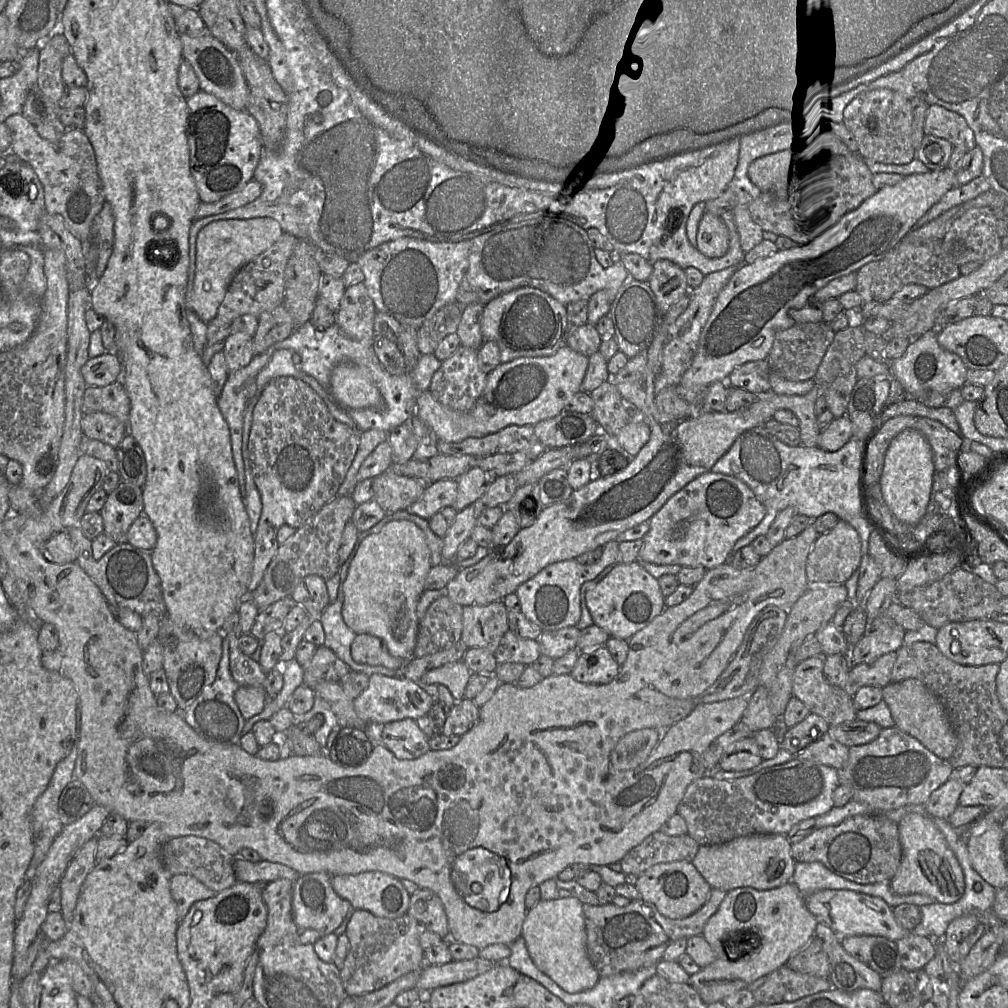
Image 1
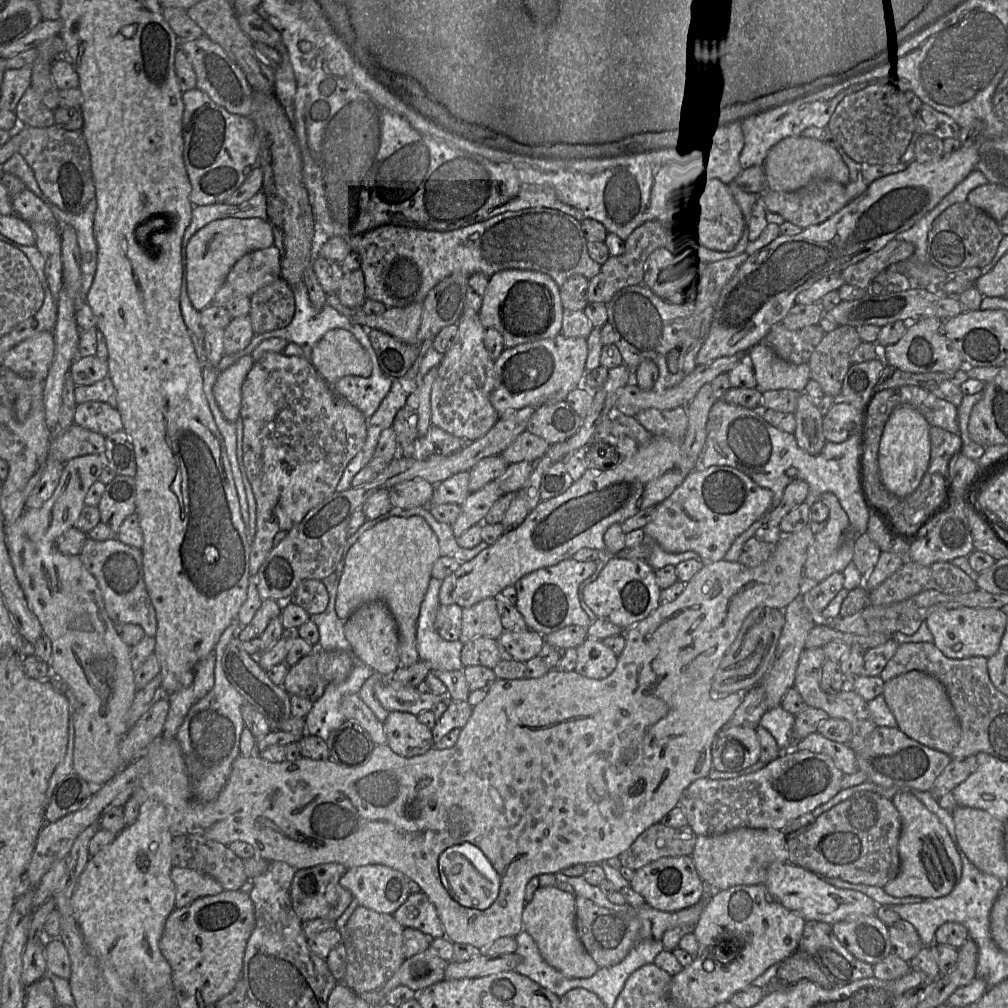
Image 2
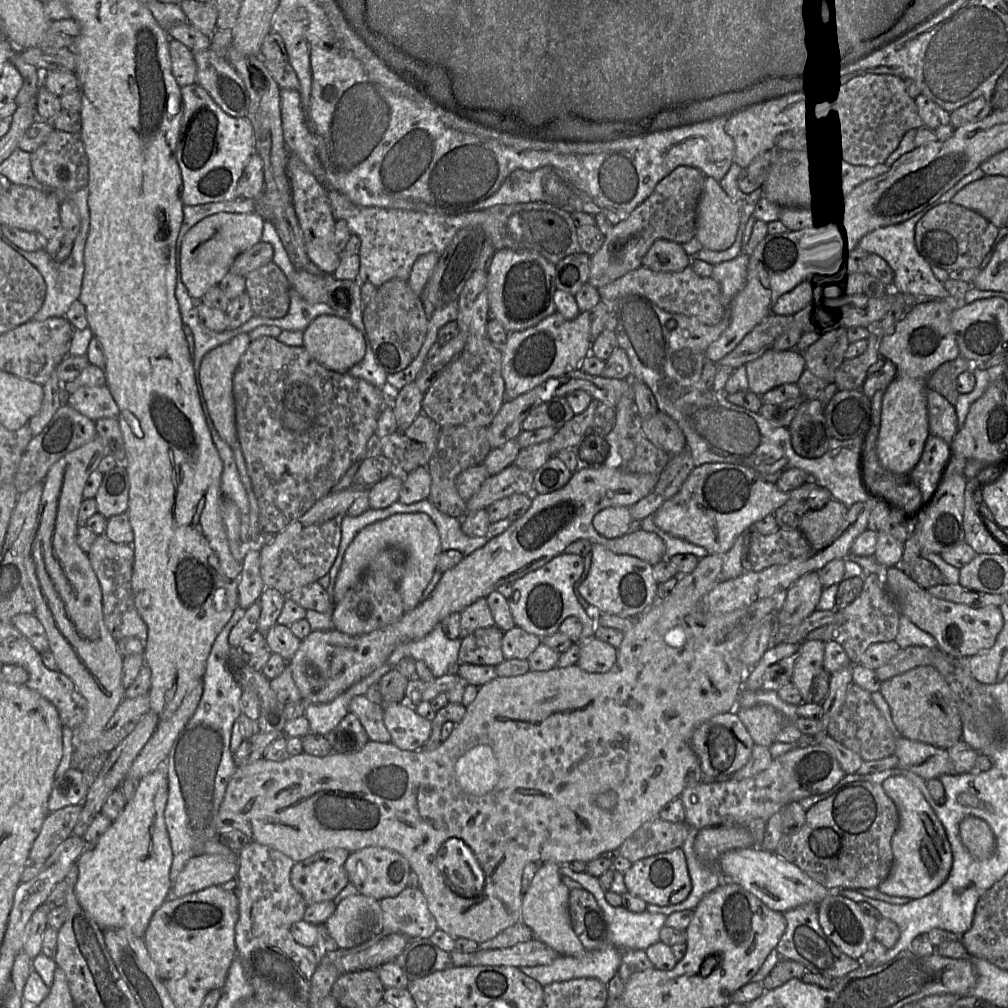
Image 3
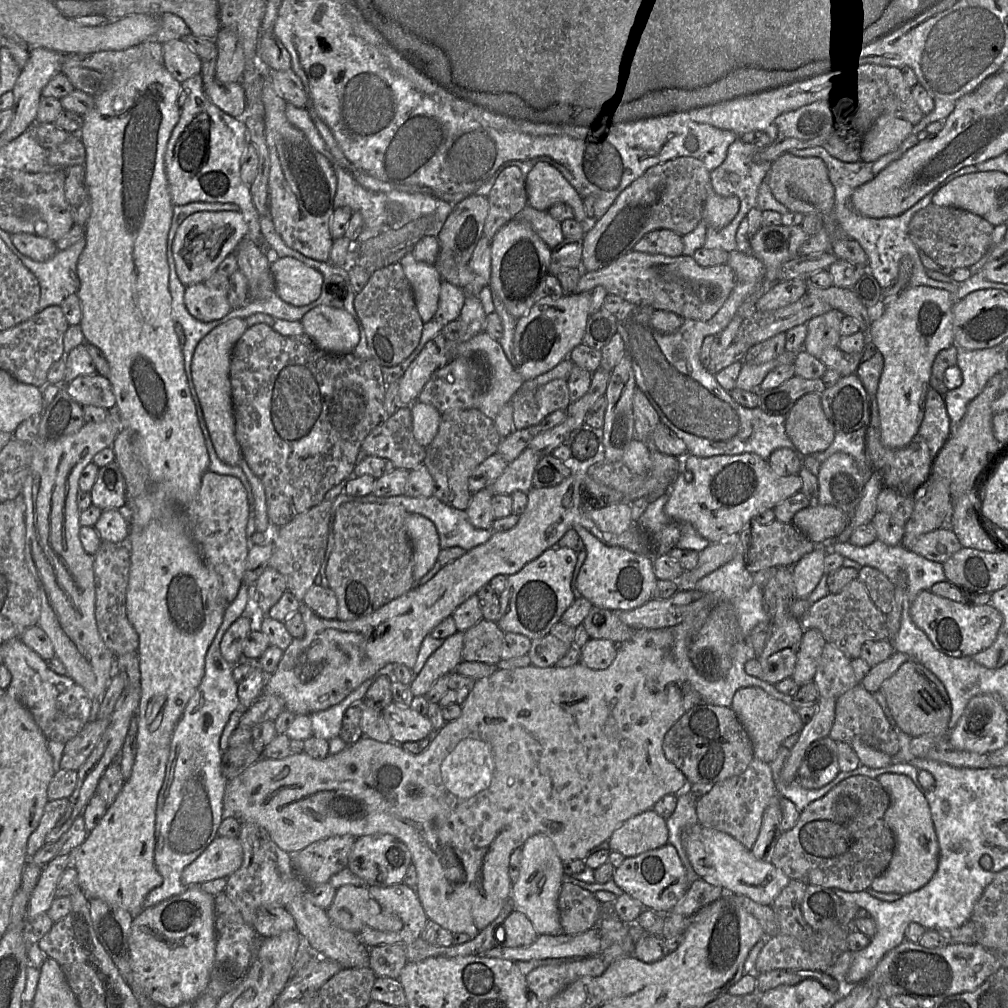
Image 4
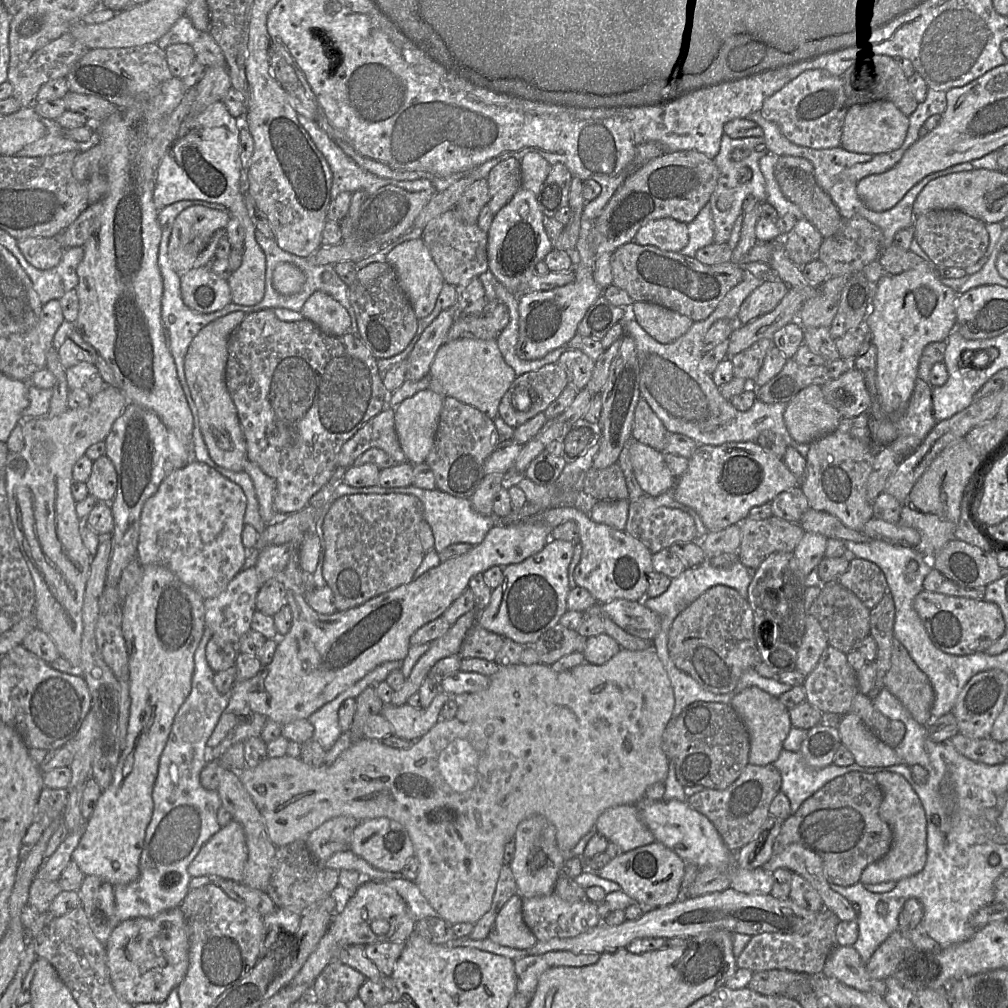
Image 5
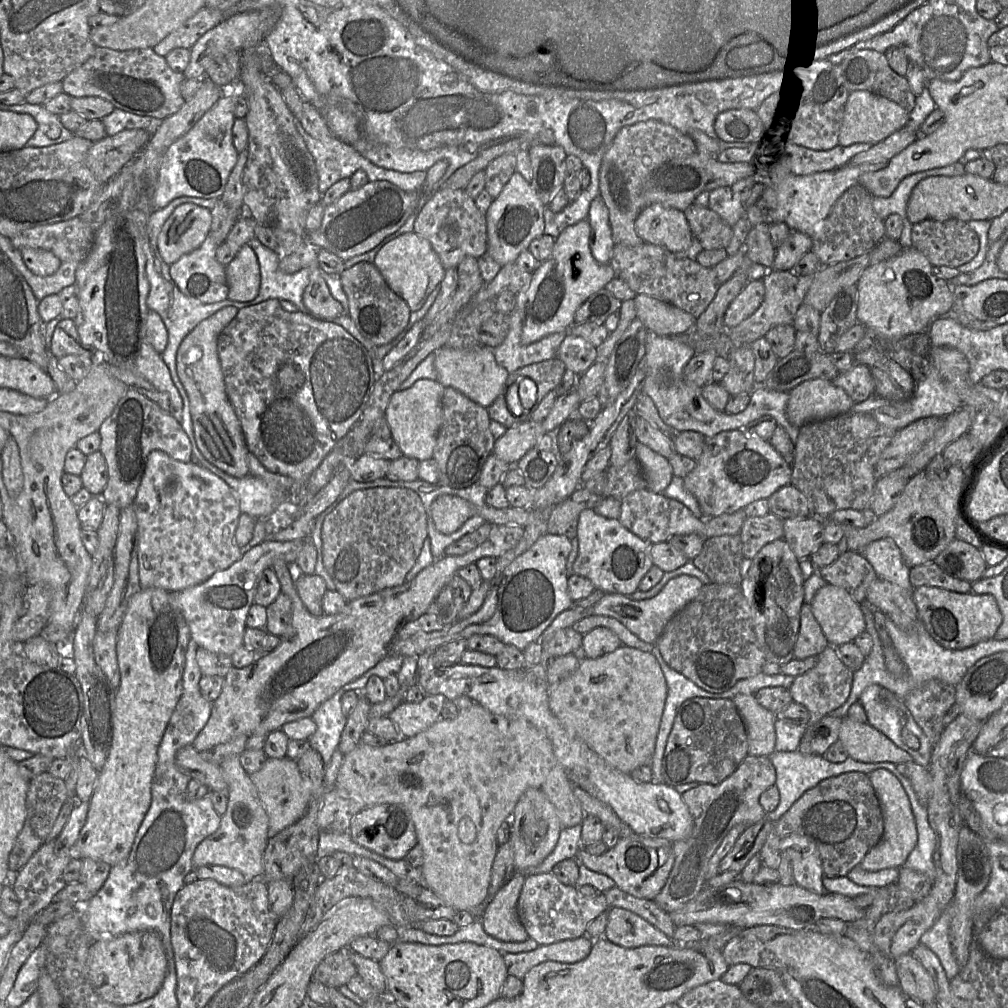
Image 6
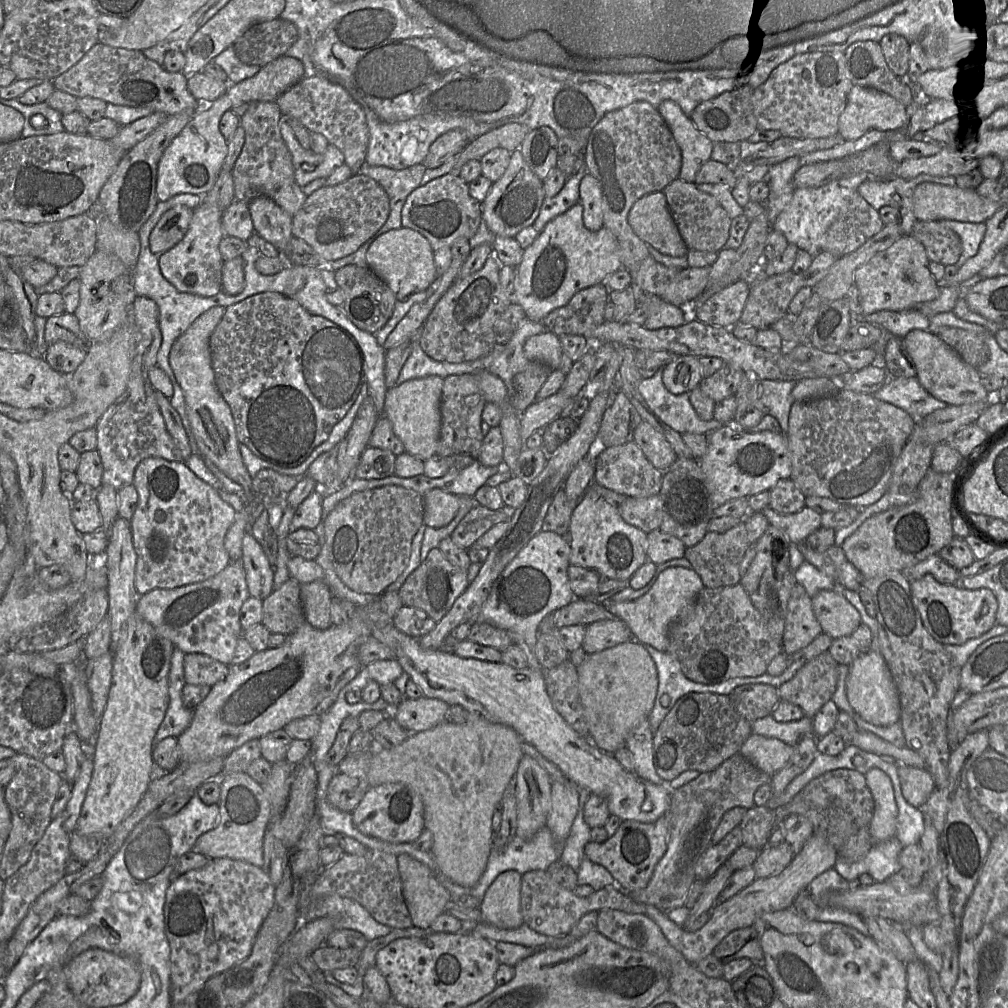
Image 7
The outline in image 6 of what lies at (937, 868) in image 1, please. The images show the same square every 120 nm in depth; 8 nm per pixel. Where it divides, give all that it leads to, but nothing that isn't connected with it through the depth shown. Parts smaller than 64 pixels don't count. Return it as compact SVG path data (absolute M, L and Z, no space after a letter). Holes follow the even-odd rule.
M877 769L868 776L879 799L884 820L884 832L881 840L866 854L860 866L870 872L888 868L900 869L915 848L918 838L910 800L901 782L890 771Z

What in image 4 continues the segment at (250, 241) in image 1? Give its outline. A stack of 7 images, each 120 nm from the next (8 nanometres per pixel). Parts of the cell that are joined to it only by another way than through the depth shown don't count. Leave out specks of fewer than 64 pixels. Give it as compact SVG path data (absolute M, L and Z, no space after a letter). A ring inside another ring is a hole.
M199 211L188 216L178 227L172 252L177 275L184 286L205 283L220 263L235 250L248 235L248 224L238 211Z

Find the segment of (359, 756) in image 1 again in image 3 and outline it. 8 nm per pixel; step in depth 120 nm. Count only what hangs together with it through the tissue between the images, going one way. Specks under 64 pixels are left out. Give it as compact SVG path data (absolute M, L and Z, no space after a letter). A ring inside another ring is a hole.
M349 712L334 729L332 752L350 754L360 751L370 740L358 717Z

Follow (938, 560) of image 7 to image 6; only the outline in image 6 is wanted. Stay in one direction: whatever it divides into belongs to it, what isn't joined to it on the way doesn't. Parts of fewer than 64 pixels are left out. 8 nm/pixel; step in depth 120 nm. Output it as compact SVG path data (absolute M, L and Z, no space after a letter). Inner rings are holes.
M934 561L911 568L909 579L914 588L932 586L958 593L972 593L972 583L949 575Z

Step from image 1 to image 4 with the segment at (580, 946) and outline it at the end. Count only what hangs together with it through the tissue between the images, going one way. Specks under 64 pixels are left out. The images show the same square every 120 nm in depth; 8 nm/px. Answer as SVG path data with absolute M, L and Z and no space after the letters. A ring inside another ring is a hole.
M544 834L529 837L522 845L521 851L519 876L512 884L510 895L514 910L528 917L538 935L562 934L558 896L564 878L563 861L556 853L551 839Z

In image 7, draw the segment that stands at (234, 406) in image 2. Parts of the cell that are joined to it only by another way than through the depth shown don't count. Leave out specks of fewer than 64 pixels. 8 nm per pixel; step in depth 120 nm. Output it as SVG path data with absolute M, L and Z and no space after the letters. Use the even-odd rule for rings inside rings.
M215 306L201 314L173 344L169 362L182 389L188 419L201 454L241 485L244 491L249 491L253 479L243 462L231 409L217 388L211 363L210 336L222 319L225 308Z

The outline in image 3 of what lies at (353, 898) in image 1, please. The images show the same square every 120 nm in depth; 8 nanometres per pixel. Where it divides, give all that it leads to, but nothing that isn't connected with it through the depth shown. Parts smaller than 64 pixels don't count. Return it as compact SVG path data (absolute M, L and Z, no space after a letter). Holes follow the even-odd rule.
M369 846L352 852L344 864L349 881L360 894L376 900L397 896L407 886L411 867L408 860L400 853L377 846Z

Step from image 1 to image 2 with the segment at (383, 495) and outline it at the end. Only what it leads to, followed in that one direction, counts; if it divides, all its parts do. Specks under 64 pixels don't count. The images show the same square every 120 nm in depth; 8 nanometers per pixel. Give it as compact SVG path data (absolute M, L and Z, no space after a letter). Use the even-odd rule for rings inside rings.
M421 477L400 482L388 489L392 506L402 509L428 506L433 490L434 485Z

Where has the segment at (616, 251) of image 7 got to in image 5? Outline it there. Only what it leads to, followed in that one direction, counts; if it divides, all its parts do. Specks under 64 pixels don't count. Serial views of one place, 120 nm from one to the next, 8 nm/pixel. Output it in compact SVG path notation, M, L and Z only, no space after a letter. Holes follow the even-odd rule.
M581 217L581 227L576 250L570 254L575 280L569 284L546 291L535 291L518 298L519 337L517 355L523 360L536 360L550 351L566 345L577 333L577 326L589 307L602 294L593 277L594 251L592 248L593 222Z

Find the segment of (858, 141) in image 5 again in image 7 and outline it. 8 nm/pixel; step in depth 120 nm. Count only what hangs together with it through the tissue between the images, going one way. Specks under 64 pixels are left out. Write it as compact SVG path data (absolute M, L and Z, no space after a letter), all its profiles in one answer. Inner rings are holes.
M853 85L845 109L839 117L840 136L857 140L873 130L889 131L906 123L906 107L892 96L859 85Z

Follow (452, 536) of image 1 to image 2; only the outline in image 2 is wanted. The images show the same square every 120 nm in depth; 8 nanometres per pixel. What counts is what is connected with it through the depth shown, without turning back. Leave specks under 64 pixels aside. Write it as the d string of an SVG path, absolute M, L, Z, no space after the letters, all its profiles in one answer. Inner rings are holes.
M492 481L478 491L470 493L460 505L460 514L452 525L454 536L458 538L473 525L482 524L489 509L502 496L503 493L496 481Z

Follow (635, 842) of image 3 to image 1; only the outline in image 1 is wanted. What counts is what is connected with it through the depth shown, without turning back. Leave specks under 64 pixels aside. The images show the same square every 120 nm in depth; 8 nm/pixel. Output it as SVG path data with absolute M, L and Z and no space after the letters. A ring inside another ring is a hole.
M661 831L647 836L632 848L620 861L624 874L642 875L648 868L659 863L675 861L691 862L699 845L688 834L668 836Z

